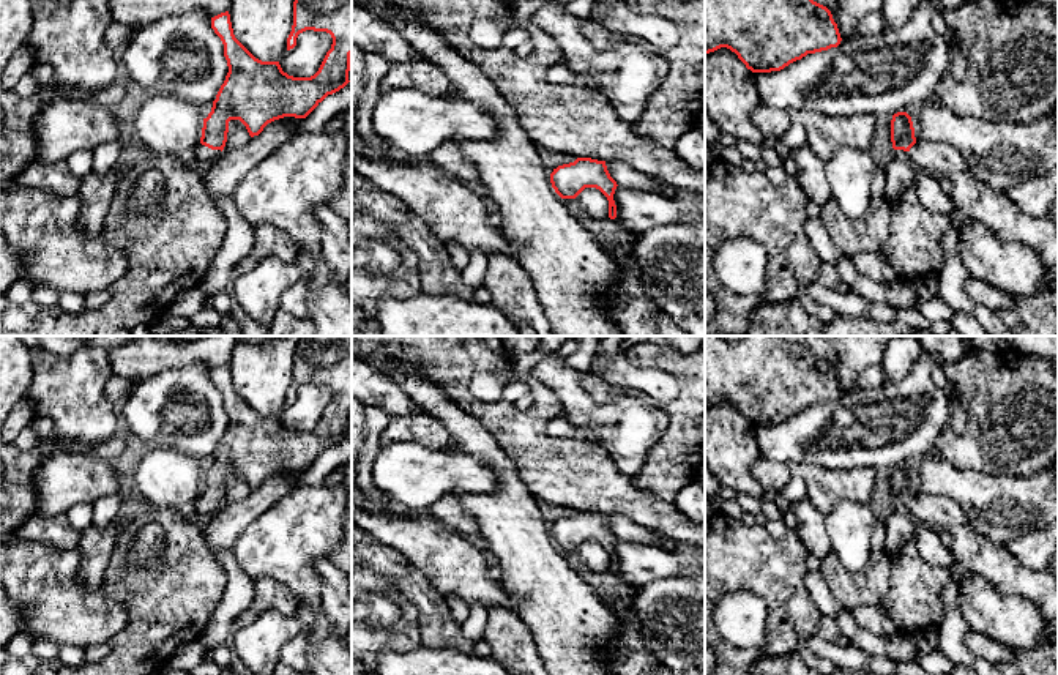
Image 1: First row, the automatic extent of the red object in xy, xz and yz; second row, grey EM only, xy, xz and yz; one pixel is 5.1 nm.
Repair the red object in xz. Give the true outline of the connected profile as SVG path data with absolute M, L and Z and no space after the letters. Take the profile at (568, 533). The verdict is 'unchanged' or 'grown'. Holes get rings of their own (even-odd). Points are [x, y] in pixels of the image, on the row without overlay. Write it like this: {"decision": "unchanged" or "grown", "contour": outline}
{"decision": "grown", "contour": "M577 511L574 516L558 519L550 527L550 536L555 546L564 554L569 565L576 565L576 550L585 541L599 543L609 554L609 571L617 571L613 547L617 535L610 530L605 514L591 511Z"}

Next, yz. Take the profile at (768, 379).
{"decision": "unchanged", "contour": "M705 336L705 407L727 401L752 426L771 426L807 407L837 401L840 394L831 364L799 341L784 336L741 336L730 342L722 336Z"}

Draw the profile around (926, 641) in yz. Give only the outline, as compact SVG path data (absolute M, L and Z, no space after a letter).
M937 628L919 631L910 636L916 648L926 654L940 651Z

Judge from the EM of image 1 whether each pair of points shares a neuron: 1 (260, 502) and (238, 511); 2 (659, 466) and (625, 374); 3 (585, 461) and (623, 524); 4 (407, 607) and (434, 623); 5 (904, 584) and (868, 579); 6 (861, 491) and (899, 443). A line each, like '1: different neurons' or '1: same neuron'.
1: same neuron
2: different neurons
3: different neurons
4: different neurons
5: different neurons
6: different neurons

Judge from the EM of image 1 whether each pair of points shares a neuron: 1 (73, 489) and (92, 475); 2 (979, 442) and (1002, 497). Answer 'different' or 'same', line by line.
1: same
2: different

